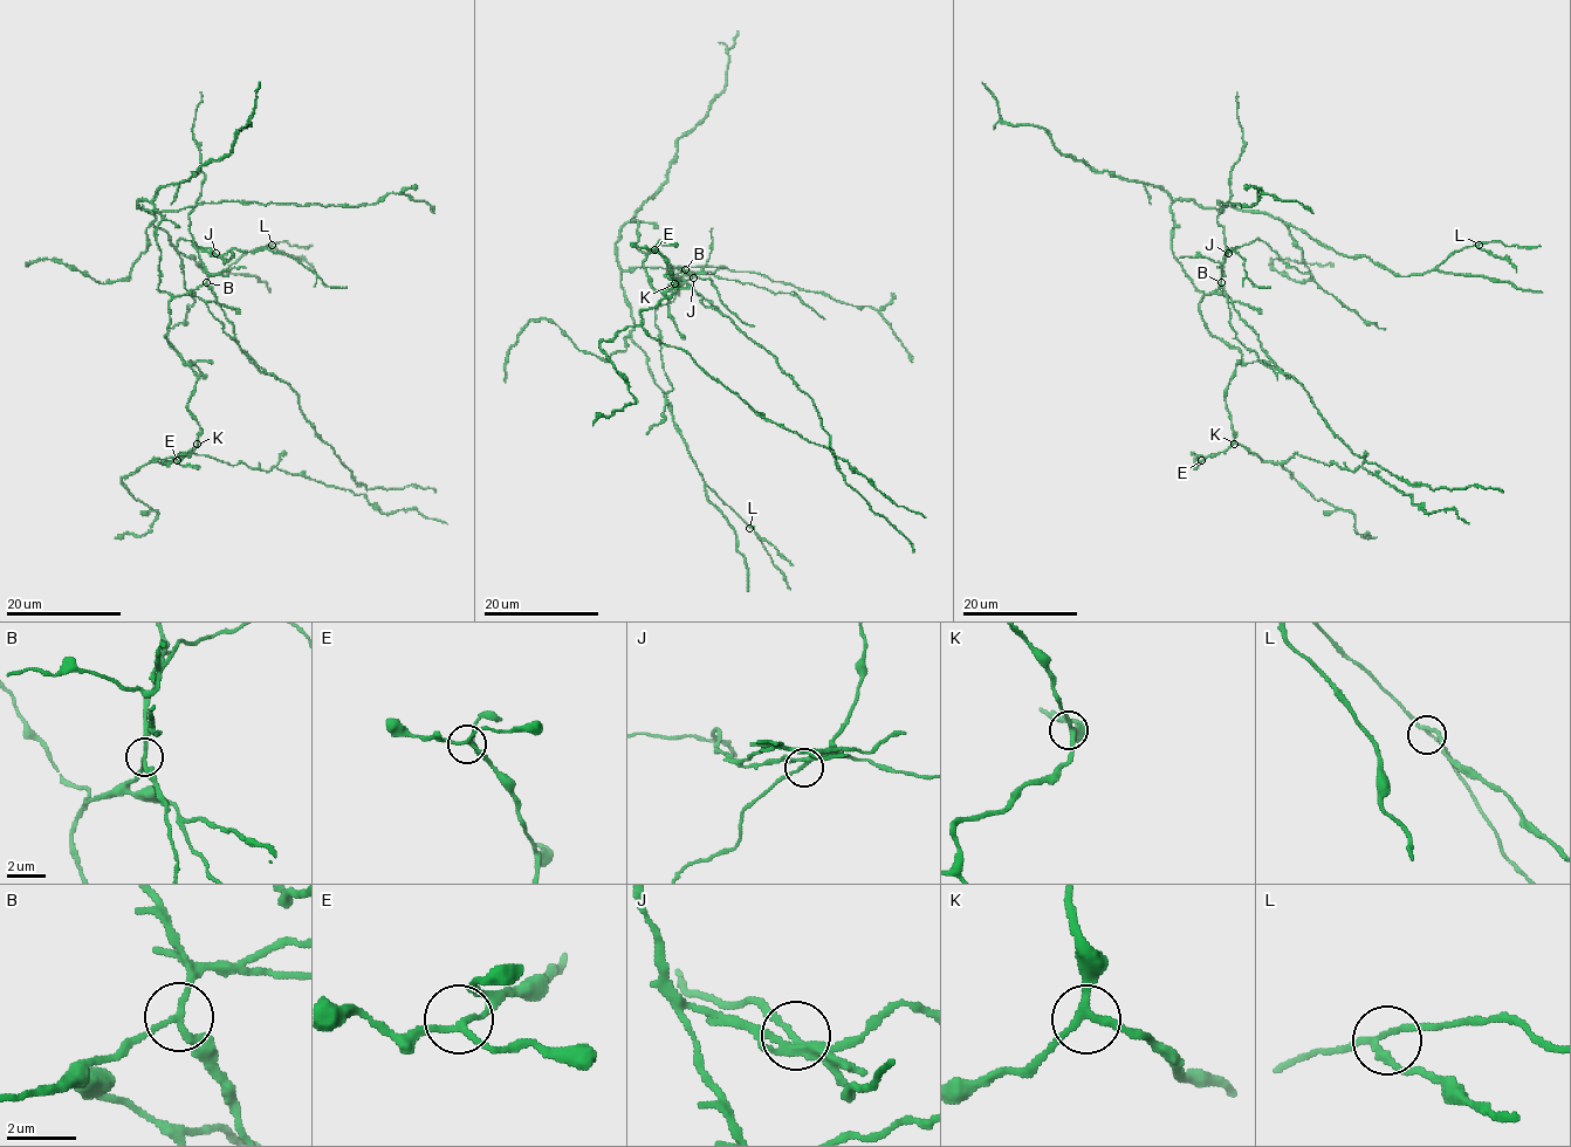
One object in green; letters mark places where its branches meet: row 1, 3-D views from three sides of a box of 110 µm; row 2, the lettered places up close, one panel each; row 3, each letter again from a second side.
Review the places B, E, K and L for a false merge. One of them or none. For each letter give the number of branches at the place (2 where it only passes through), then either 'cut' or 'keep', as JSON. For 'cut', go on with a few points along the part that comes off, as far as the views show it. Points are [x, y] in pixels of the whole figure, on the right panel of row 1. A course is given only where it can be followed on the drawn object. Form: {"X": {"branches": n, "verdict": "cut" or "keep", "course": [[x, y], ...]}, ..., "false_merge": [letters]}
{"B": {"branches": 3, "verdict": "cut", "course": [[1221, 282], [1226, 251], [1260, 239], [1290, 266], [1309, 274], [1346, 307], [1385, 329]]}, "E": {"branches": 3, "verdict": "keep"}, "K": {"branches": 3, "verdict": "keep"}, "L": {"branches": 3, "verdict": "keep"}, "false_merge": ["B"]}

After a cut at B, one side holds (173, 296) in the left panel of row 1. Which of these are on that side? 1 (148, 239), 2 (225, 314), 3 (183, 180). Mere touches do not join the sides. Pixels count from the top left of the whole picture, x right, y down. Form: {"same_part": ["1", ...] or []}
{"same_part": ["1", "3"]}

